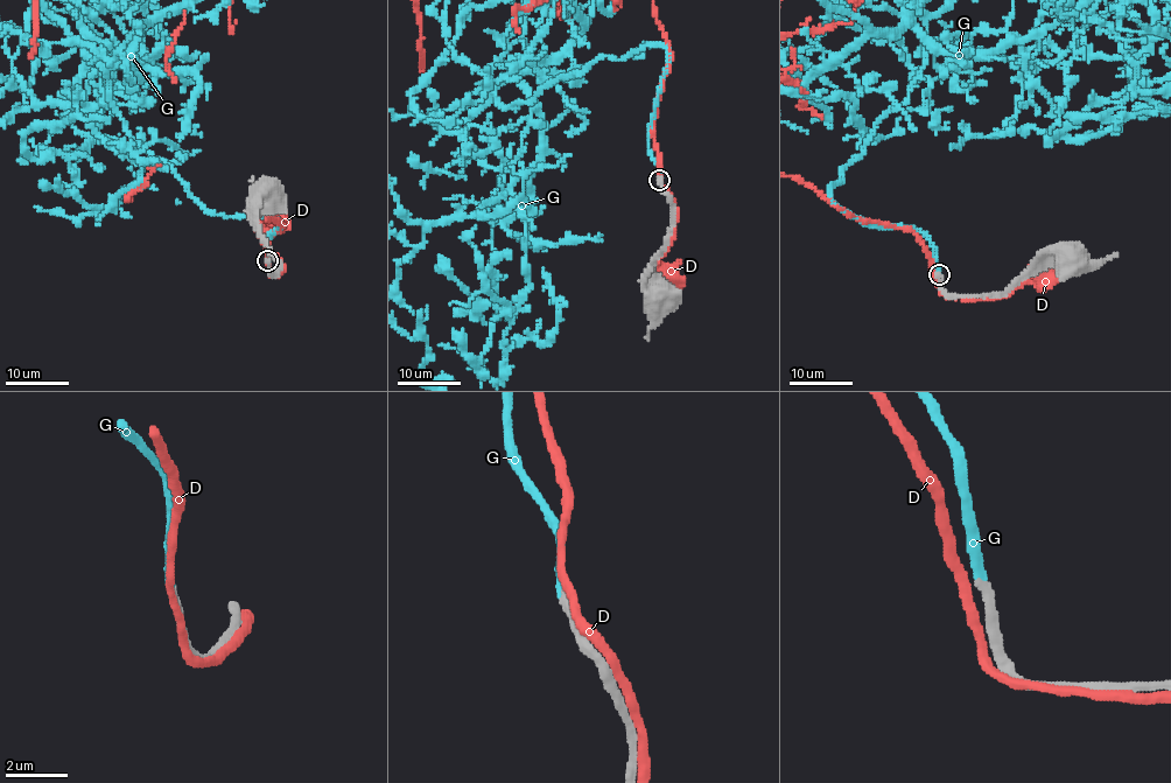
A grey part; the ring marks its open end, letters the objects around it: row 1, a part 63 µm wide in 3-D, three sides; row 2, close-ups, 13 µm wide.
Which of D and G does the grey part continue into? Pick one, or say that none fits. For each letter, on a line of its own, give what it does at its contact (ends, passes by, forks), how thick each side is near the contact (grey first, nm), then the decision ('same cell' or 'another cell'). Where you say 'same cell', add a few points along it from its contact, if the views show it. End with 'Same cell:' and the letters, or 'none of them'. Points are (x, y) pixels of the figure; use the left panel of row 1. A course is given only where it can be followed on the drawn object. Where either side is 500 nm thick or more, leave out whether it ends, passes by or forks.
D: it passes by; calibres 260 and 260 nm; another cell
G: it ends; calibres 260 and 260 nm; same cell
Same cell: G

